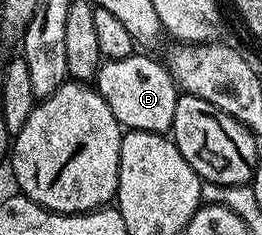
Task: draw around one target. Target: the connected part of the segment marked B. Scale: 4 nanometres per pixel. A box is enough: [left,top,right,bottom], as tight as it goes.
[95,54,179,134]

